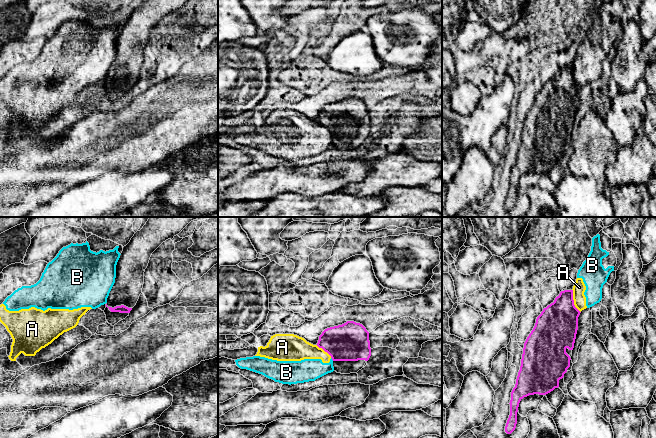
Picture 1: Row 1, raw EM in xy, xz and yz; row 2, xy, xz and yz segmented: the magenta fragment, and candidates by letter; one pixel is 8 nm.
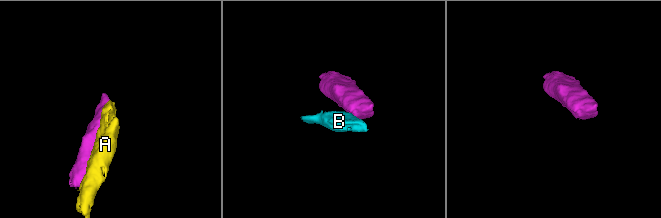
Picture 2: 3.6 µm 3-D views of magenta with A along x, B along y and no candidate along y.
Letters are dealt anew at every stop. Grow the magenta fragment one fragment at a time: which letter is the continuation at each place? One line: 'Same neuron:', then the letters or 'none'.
Same neuron: none

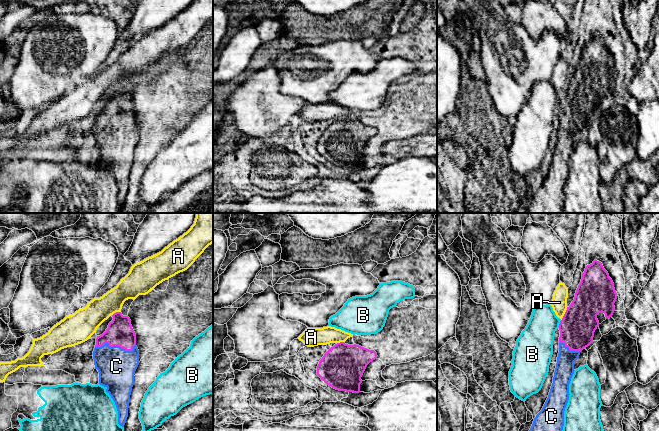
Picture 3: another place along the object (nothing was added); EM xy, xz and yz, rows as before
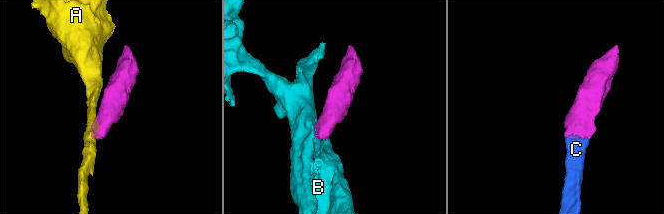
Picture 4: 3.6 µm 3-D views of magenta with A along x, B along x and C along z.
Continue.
Same neuron: C

